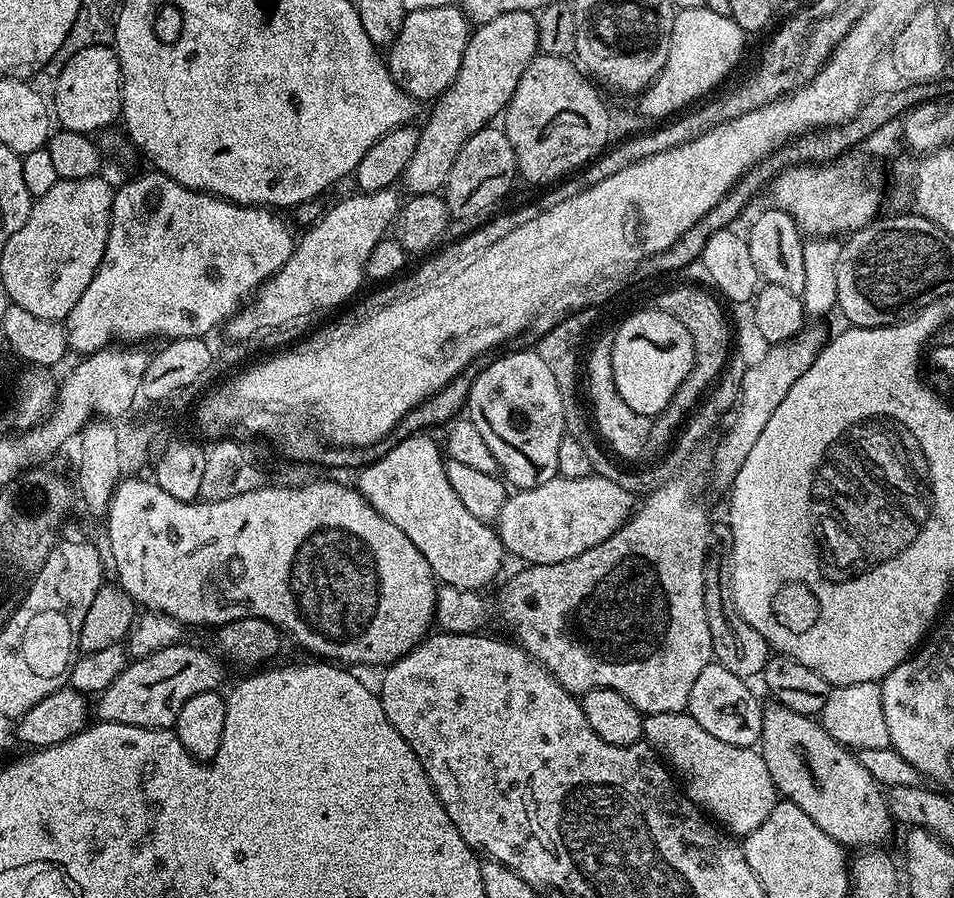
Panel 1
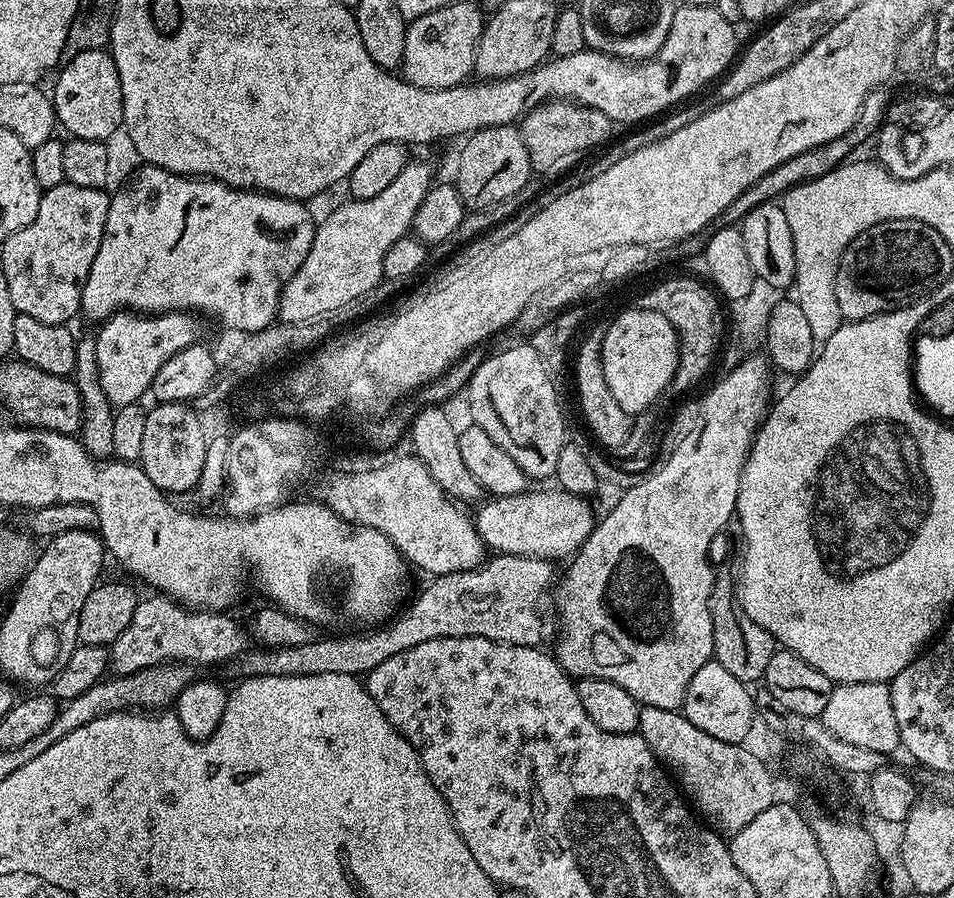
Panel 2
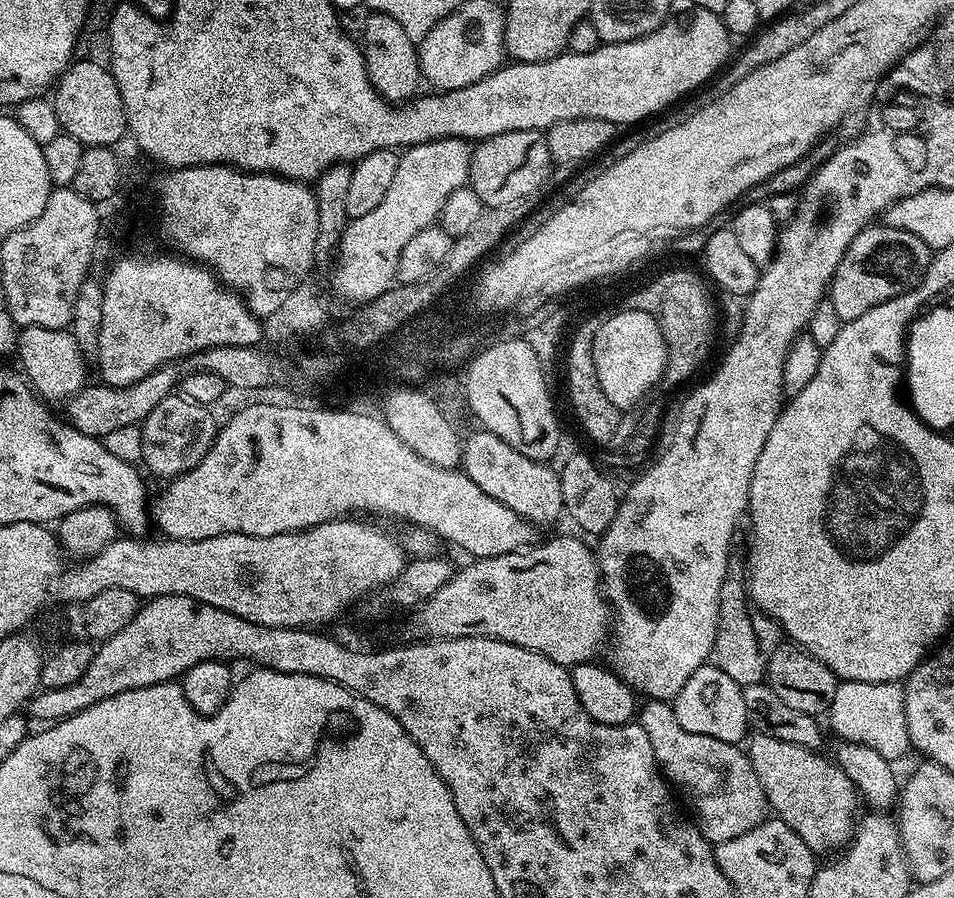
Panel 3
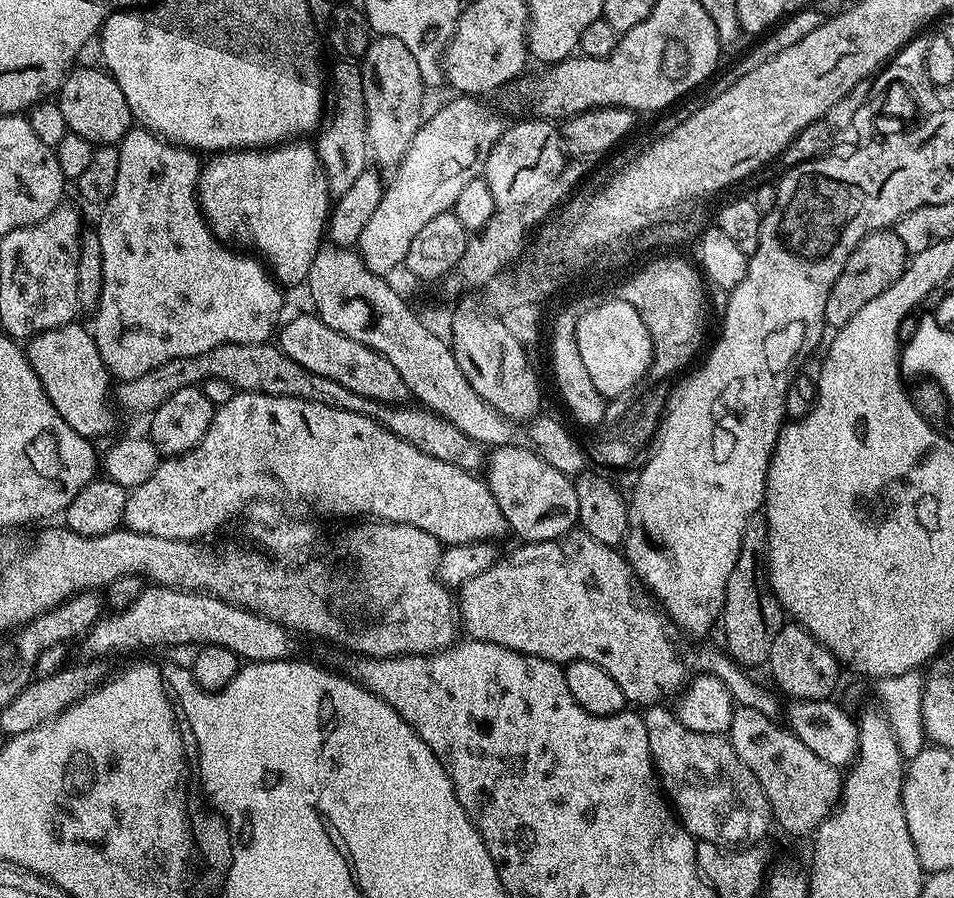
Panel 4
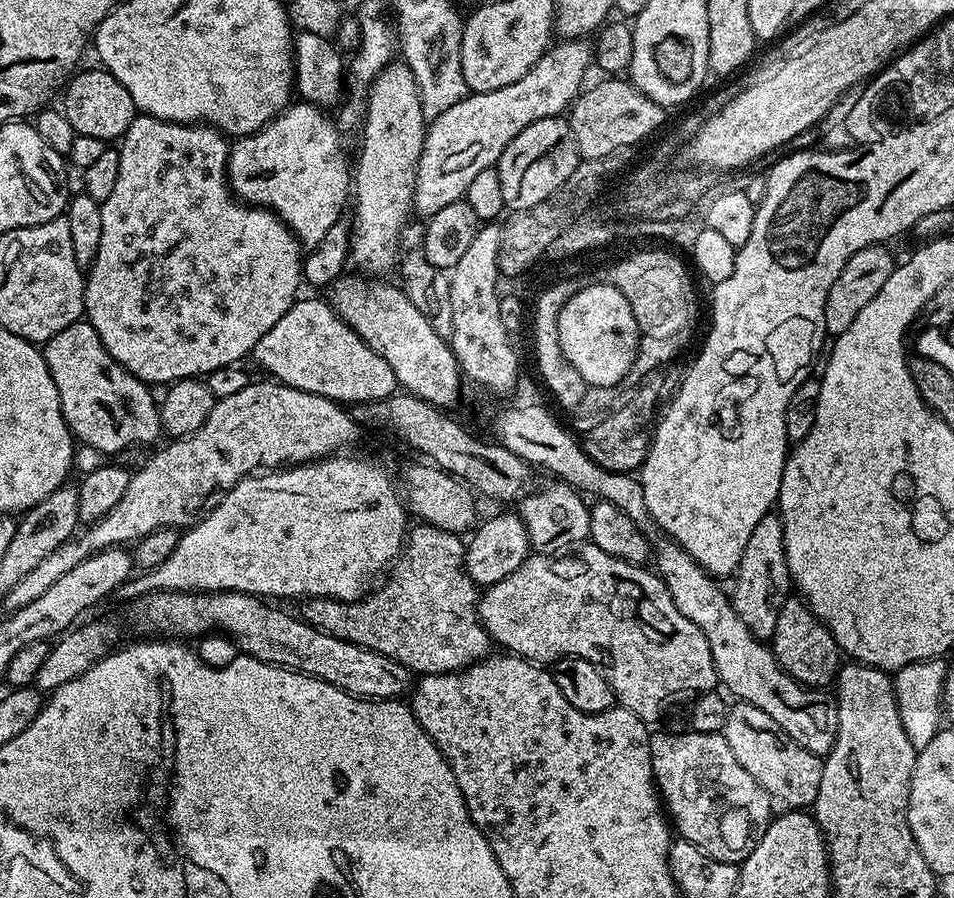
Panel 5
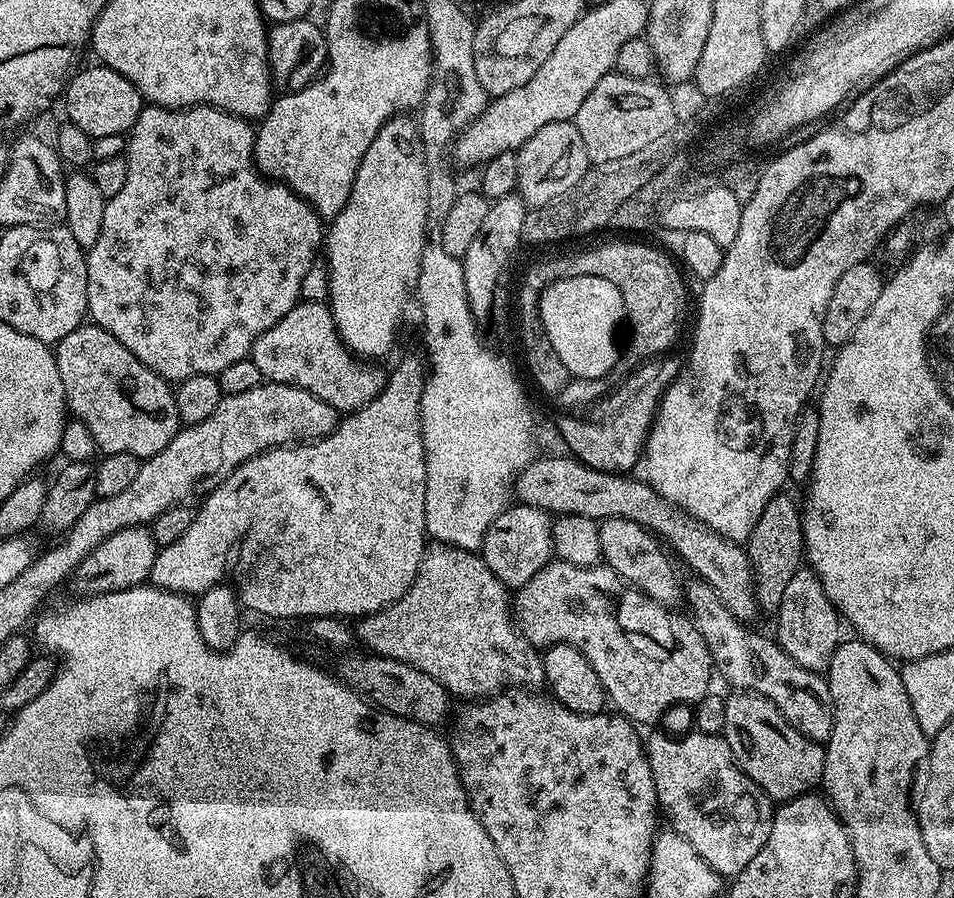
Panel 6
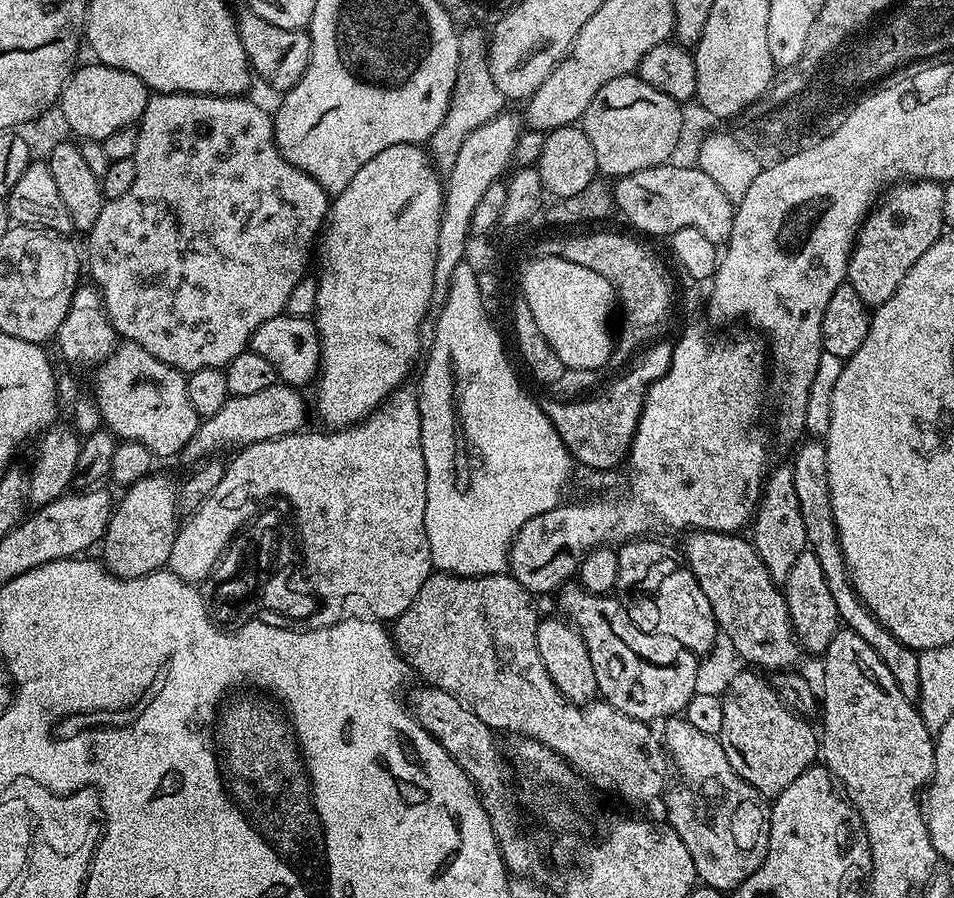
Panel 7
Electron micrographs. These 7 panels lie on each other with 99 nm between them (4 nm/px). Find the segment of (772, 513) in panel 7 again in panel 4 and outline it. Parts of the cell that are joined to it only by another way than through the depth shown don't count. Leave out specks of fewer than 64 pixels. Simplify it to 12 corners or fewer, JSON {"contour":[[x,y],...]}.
{"contour":[[768,523],[742,530],[722,613],[725,644],[767,665],[786,613],[768,584]]}

